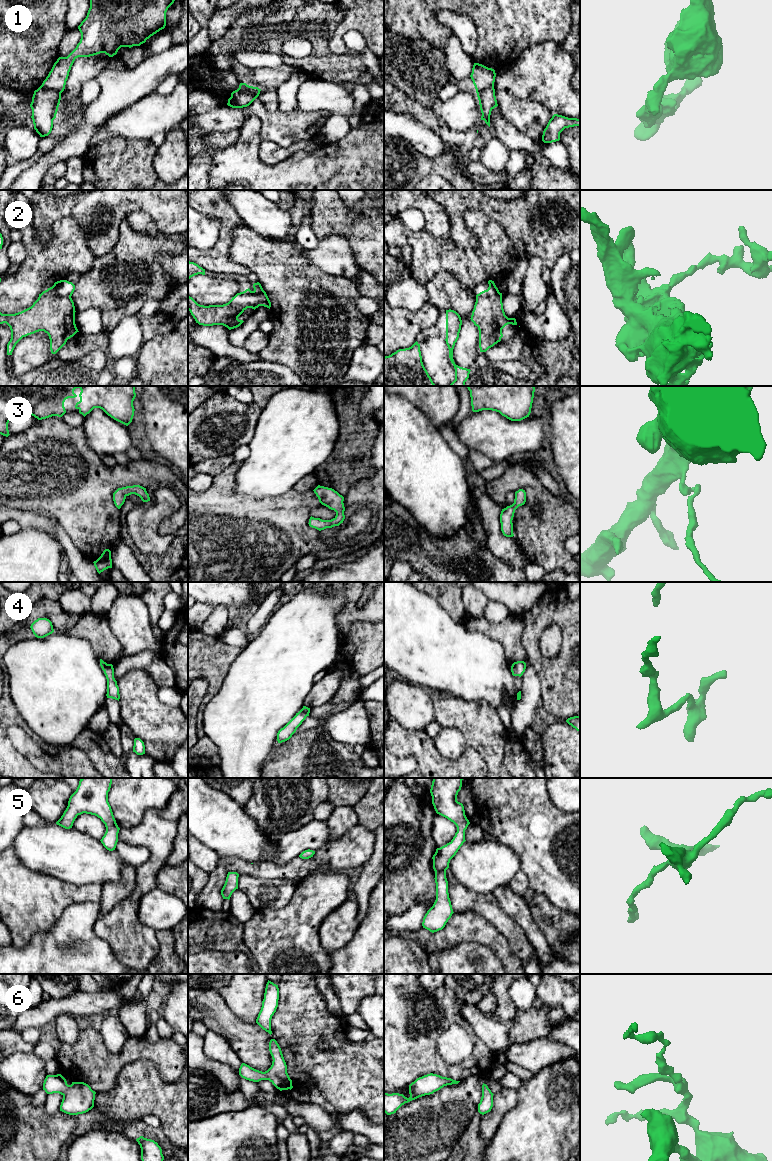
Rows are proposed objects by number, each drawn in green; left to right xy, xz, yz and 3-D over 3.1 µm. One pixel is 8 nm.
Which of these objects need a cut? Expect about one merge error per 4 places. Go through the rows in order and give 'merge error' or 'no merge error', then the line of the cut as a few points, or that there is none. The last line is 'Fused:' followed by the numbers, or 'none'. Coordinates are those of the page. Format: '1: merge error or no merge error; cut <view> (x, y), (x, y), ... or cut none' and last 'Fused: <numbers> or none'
1: merge error; cut xy (40, 86), (46, 89), (55, 89), (60, 93)
2: merge error; cut xz (262, 288), (260, 293), (261, 305)
3: no merge error; cut none
4: no merge error; cut none
5: no merge error; cut none
6: no merge error; cut none
Fused: 1, 2

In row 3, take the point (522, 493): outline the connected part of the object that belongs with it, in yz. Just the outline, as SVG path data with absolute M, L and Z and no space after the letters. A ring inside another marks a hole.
M519 489L515 492L514 503L506 508L502 509L500 514L501 531L506 537L513 537L513 517L515 510L524 505L526 502L526 492L523 489Z

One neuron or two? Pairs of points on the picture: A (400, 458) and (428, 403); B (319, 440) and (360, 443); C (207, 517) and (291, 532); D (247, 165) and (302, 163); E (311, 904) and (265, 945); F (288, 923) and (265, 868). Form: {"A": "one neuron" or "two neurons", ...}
{"A": "two neurons", "B": "two neurons", "C": "one neuron", "D": "one neuron", "E": "one neuron", "F": "two neurons"}

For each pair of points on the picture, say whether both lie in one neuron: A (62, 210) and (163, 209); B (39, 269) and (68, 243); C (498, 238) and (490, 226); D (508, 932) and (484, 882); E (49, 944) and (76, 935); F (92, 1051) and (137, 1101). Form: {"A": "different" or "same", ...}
{"A": "same", "B": "same", "C": "same", "D": "different", "E": "same", "F": "different"}

